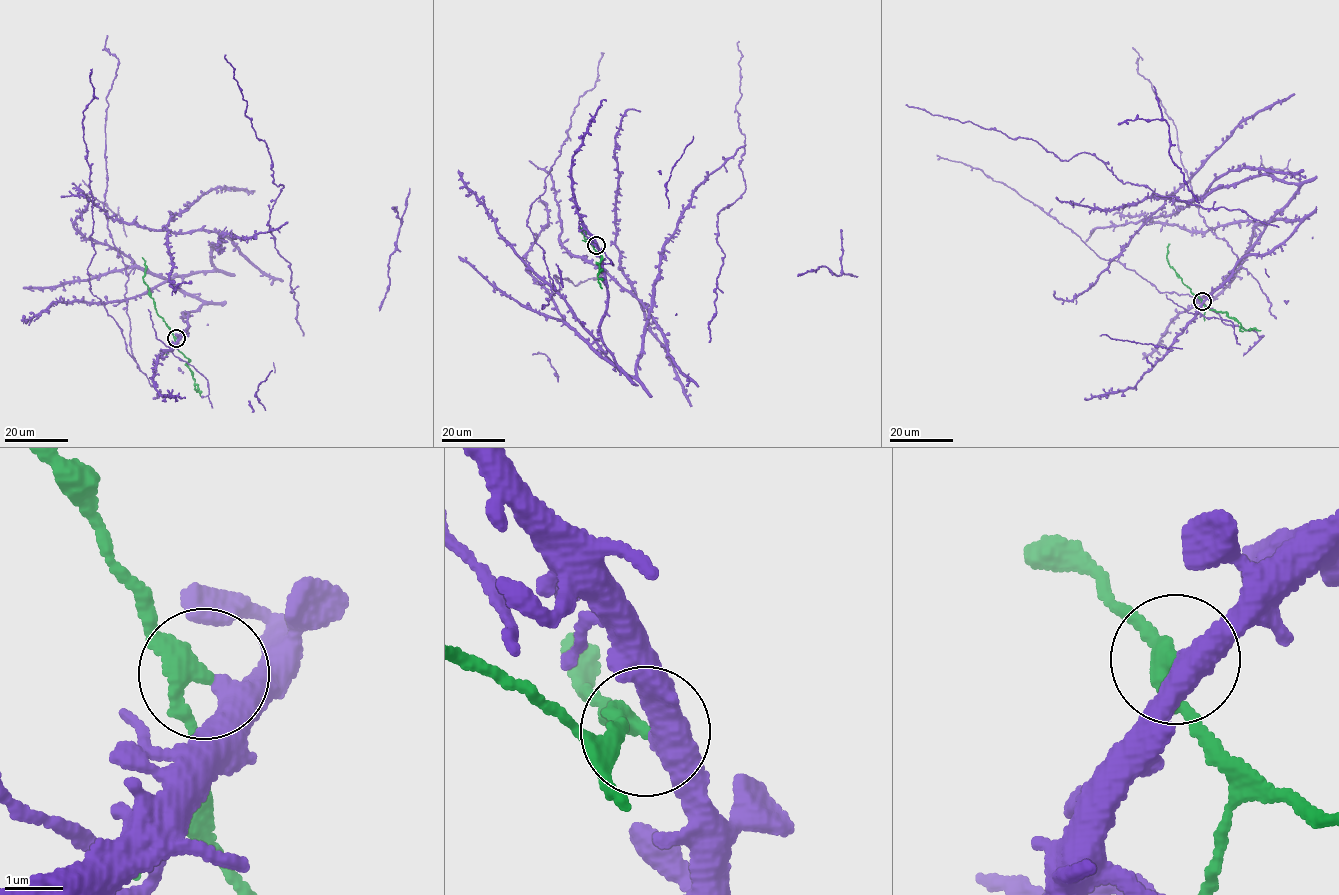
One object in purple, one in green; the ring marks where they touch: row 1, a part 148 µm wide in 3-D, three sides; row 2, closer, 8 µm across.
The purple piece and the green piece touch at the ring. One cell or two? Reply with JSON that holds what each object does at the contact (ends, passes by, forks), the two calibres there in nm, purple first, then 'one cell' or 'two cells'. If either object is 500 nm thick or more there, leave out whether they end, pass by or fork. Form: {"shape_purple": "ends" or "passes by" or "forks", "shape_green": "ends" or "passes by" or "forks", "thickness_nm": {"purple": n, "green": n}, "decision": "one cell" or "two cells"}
{"shape_purple": "passes by", "shape_green": "passes by", "thickness_nm": {"purple": 400, "green": 280}, "decision": "one cell"}

